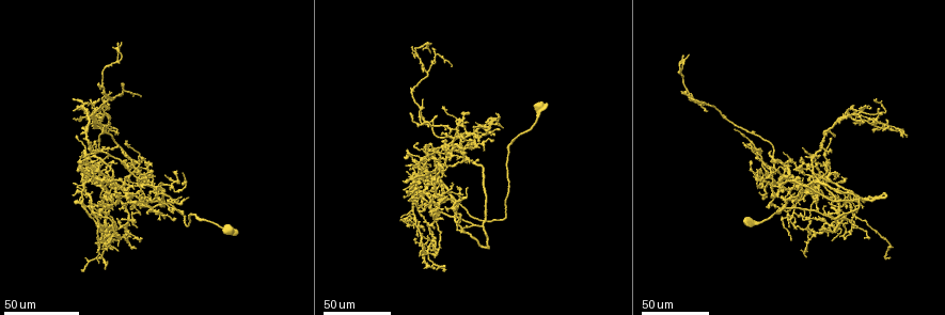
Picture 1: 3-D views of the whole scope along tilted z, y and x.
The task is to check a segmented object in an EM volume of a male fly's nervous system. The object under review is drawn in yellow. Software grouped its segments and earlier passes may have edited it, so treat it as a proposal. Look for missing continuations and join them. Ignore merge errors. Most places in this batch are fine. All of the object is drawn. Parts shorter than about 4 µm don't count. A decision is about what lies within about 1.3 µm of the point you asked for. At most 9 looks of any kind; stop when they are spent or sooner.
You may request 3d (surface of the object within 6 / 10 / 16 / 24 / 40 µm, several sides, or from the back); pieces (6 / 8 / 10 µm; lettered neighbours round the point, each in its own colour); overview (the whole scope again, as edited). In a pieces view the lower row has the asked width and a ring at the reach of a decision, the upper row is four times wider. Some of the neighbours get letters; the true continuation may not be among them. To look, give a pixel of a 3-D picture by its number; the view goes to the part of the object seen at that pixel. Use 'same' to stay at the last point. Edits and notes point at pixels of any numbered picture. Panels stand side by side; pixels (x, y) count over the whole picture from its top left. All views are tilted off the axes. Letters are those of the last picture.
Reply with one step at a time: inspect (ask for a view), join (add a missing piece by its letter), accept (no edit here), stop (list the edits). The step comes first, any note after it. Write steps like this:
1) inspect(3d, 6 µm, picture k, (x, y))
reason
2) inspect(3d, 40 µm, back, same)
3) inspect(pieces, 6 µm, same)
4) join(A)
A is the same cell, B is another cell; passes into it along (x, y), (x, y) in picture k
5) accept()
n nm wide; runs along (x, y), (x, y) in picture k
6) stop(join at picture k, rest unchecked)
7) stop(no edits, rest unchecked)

inspect(3d, 40 µm, picture 1, (93, 181))
end of a long branch

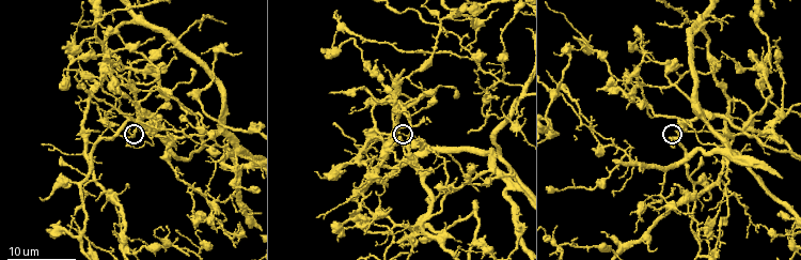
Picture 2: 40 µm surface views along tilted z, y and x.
inspect(pieces, 10 µm, picture 2, (668, 138))

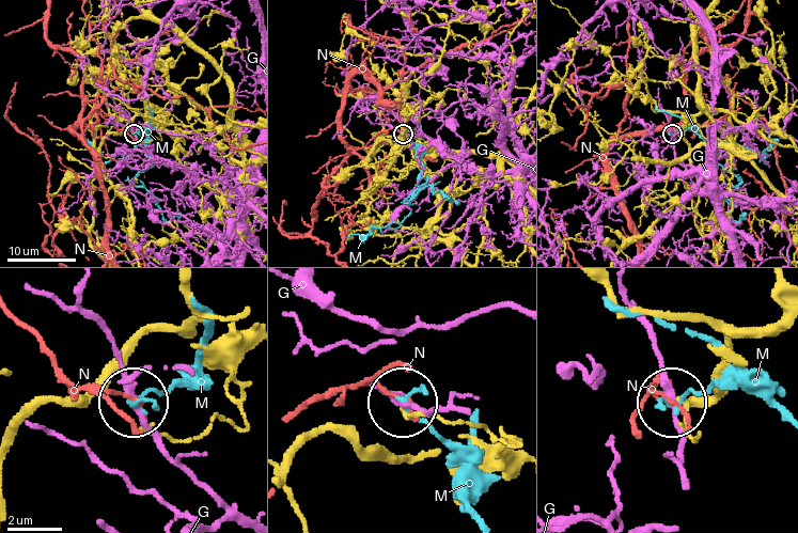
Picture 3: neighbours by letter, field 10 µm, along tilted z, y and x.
accept()
G, M and N are other cells; no lettered piece goes on from it

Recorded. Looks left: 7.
inspect(3d, 16 µm, picture 2, (236, 244))
long arm stops here

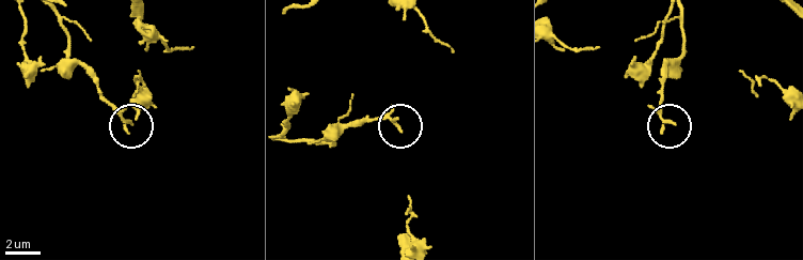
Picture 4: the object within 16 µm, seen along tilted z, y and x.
inspect(pieces, 6 µm, picture 4, (131, 122))

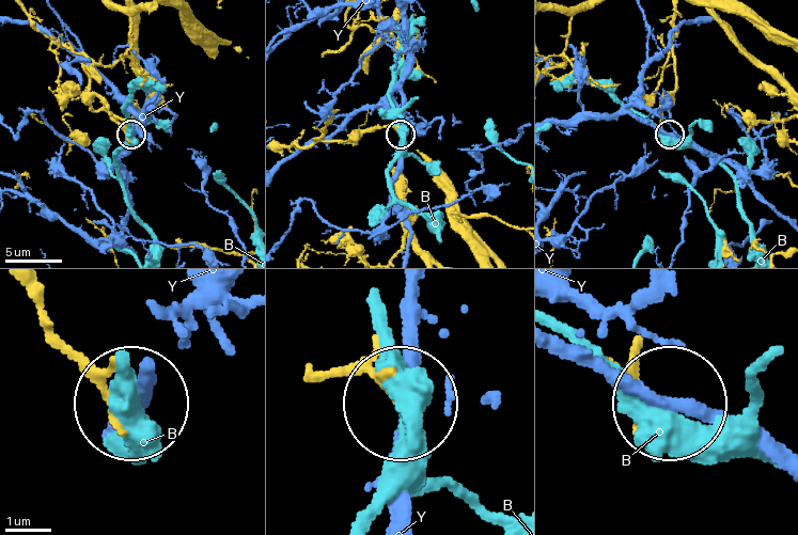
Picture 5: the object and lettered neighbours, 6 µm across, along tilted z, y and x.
accept()
190 nm wide; B and Y are other cells; runs along (284, 146), (356, 143), (387, 126), (398, 134) in picture 5; none of them fits

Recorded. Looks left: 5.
inspect(3d, 40 µm, picture 1, (818, 229))
an open end

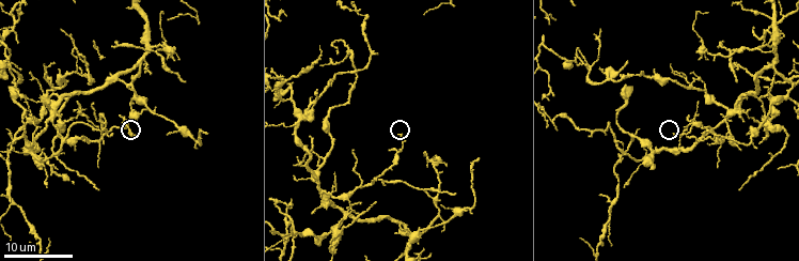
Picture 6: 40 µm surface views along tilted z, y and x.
inspect(pieces, 6 µm, picture 6, (399, 136))
what lies round it

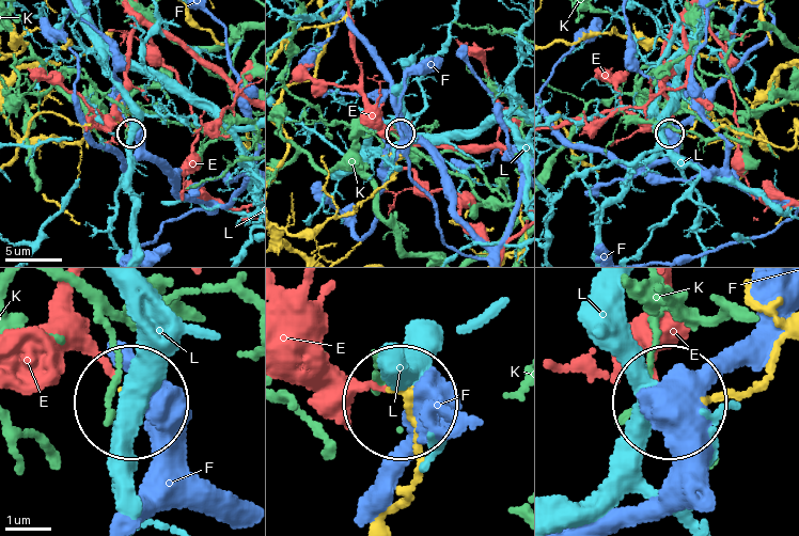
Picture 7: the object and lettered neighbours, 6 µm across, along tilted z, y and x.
accept()
E, F, K and L are other cells; runs along (378, 519), (423, 461), (404, 408) in picture 7; none of them fits

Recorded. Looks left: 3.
inspect(3d, 40 µm, picture 1, (75, 99))
free end

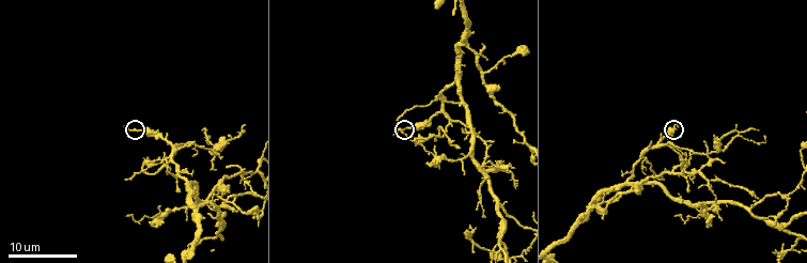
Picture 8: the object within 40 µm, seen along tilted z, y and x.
inspect(pieces, 8 µm, picture 8, (678, 125))

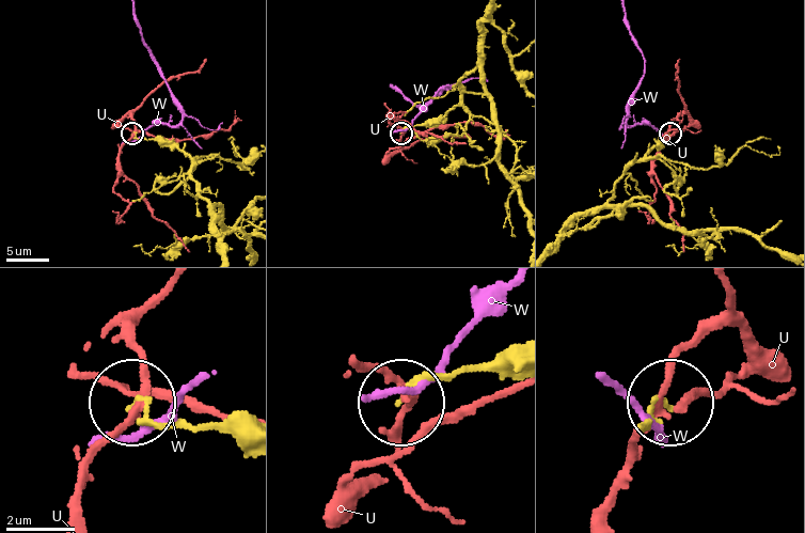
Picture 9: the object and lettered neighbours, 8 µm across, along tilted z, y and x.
accept()
180 nm wide; U and W are other cells; runs along (513, 346), (426, 380), (403, 401) in picture 9; no lettered piece goes on from it

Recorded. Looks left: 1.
stop(no edits, rest unchecked)

